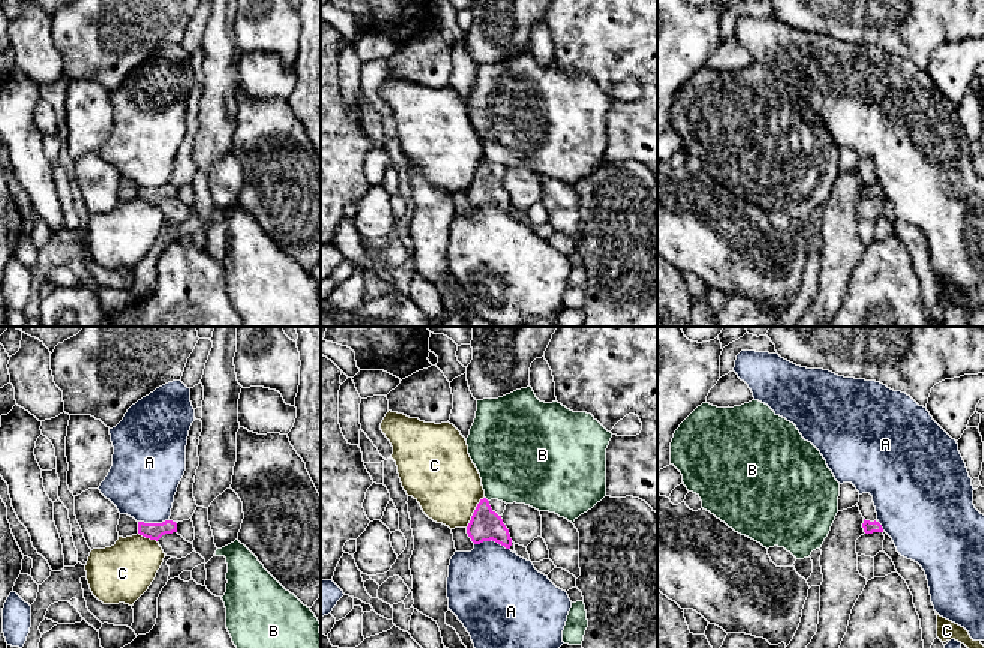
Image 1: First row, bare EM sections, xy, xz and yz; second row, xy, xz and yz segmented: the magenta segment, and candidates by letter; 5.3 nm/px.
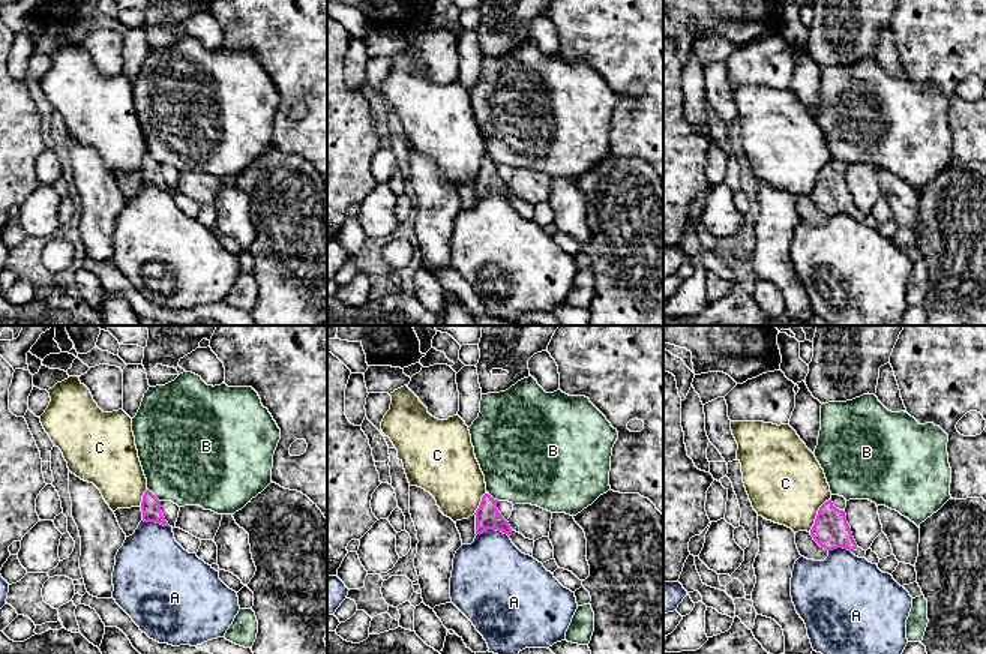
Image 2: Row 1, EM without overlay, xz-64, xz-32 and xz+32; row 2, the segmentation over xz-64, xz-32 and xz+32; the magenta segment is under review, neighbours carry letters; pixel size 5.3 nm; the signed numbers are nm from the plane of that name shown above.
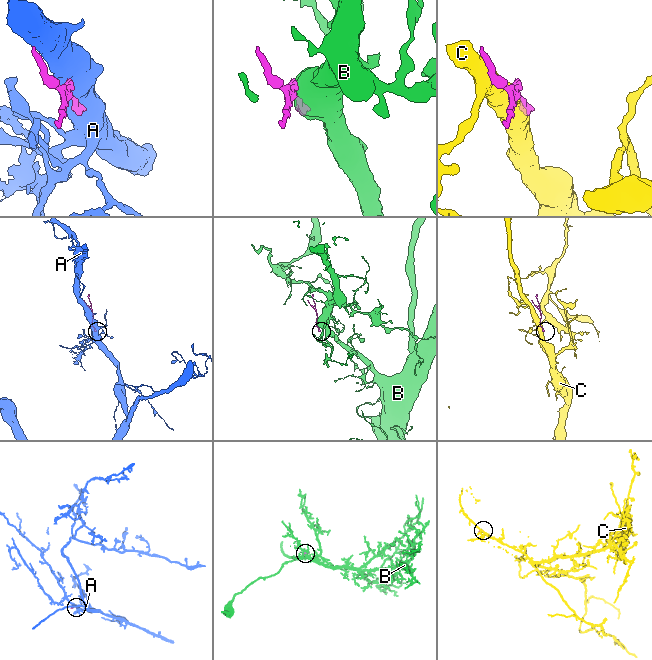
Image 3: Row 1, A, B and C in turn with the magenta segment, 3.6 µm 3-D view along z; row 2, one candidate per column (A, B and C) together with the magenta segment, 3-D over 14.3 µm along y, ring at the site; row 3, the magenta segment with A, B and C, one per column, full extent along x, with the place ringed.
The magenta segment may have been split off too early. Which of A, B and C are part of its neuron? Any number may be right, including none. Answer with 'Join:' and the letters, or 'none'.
Join: none

